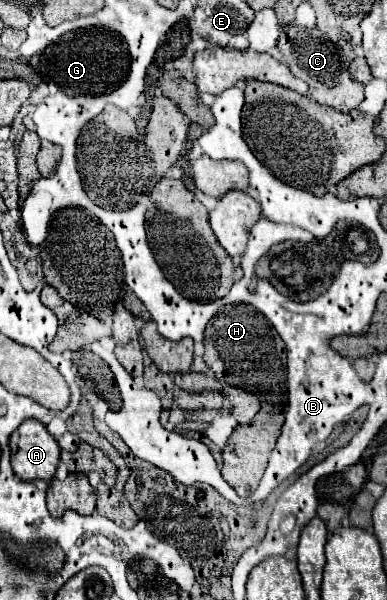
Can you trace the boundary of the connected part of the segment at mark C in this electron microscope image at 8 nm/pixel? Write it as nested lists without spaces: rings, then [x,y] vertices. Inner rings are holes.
[[[302,28],[302,32],[290,30],[288,34],[280,34],[278,48],[282,52],[284,64],[290,66],[290,70],[310,86],[310,96],[316,102],[324,106],[332,106],[342,112],[358,108],[358,104],[364,98],[364,86],[350,78],[348,64],[340,48],[332,40],[328,42],[328,38],[322,38],[322,32],[306,30],[306,28]]]

